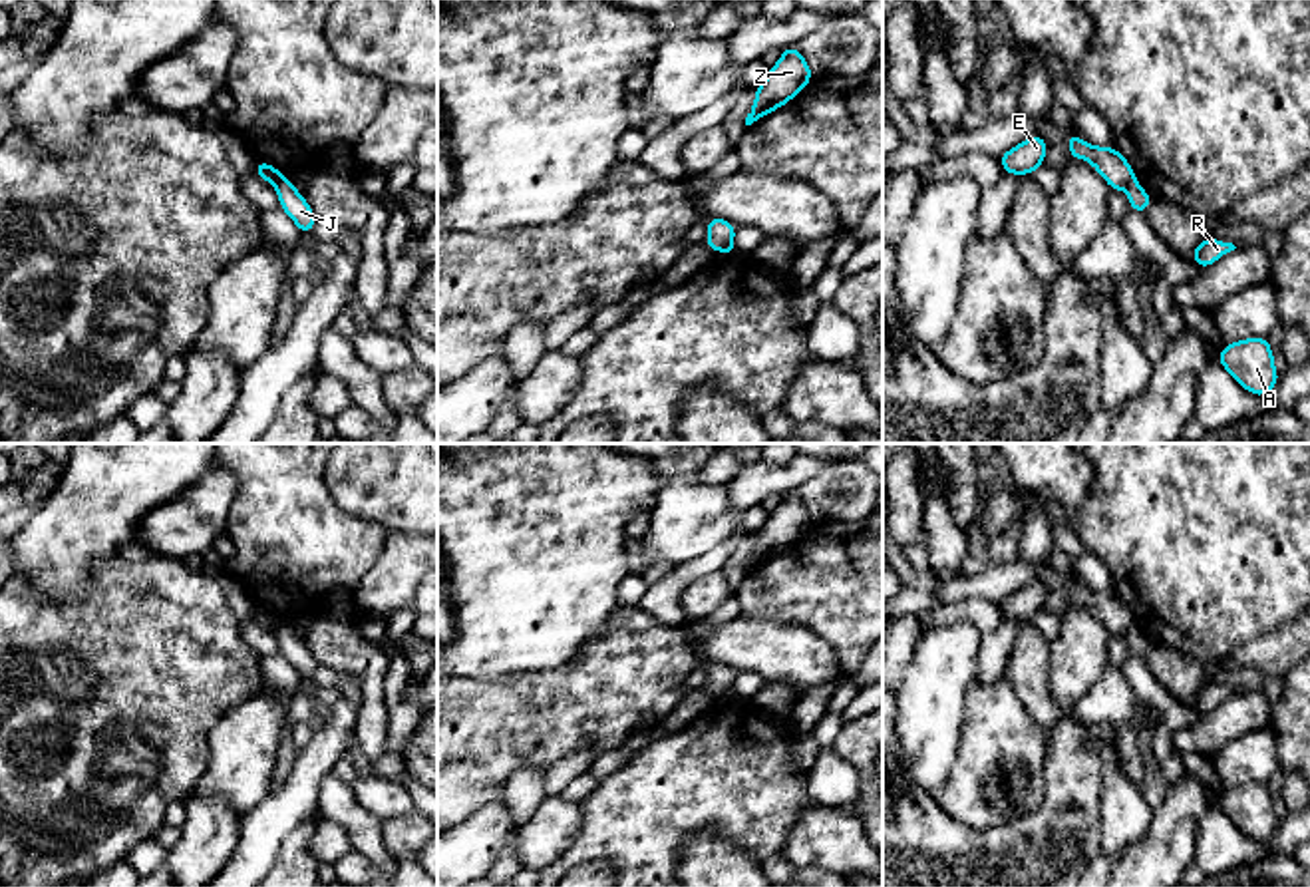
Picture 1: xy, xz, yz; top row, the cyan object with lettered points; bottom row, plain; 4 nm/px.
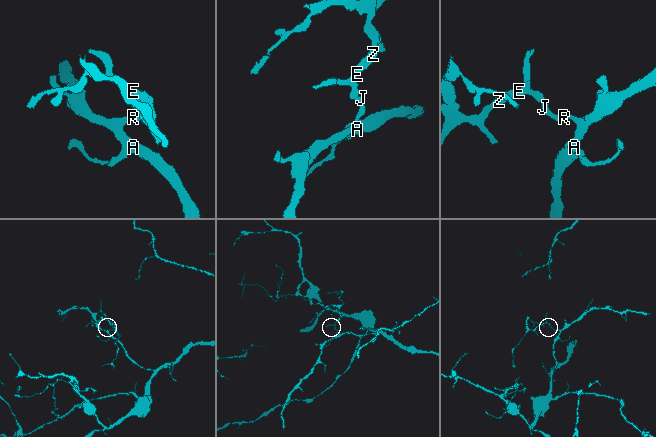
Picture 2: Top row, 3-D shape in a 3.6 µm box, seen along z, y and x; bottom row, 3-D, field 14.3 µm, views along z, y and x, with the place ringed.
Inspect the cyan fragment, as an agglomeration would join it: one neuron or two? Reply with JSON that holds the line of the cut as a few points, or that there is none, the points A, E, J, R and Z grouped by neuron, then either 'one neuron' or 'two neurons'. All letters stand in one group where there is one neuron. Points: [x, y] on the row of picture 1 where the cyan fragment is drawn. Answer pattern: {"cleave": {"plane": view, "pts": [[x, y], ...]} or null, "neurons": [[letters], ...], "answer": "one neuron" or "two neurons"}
{"cleave": {"plane": "xy", "pts": [[285, 177], [275, 187]]}, "neurons": [["A", "J", "R"], ["E", "Z"]], "answer": "two neurons"}

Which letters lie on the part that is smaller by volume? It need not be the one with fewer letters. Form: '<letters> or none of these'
E, Z

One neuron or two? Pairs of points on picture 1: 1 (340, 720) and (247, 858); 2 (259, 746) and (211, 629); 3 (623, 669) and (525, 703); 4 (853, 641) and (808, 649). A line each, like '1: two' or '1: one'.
1: one
2: two
3: one
4: two

